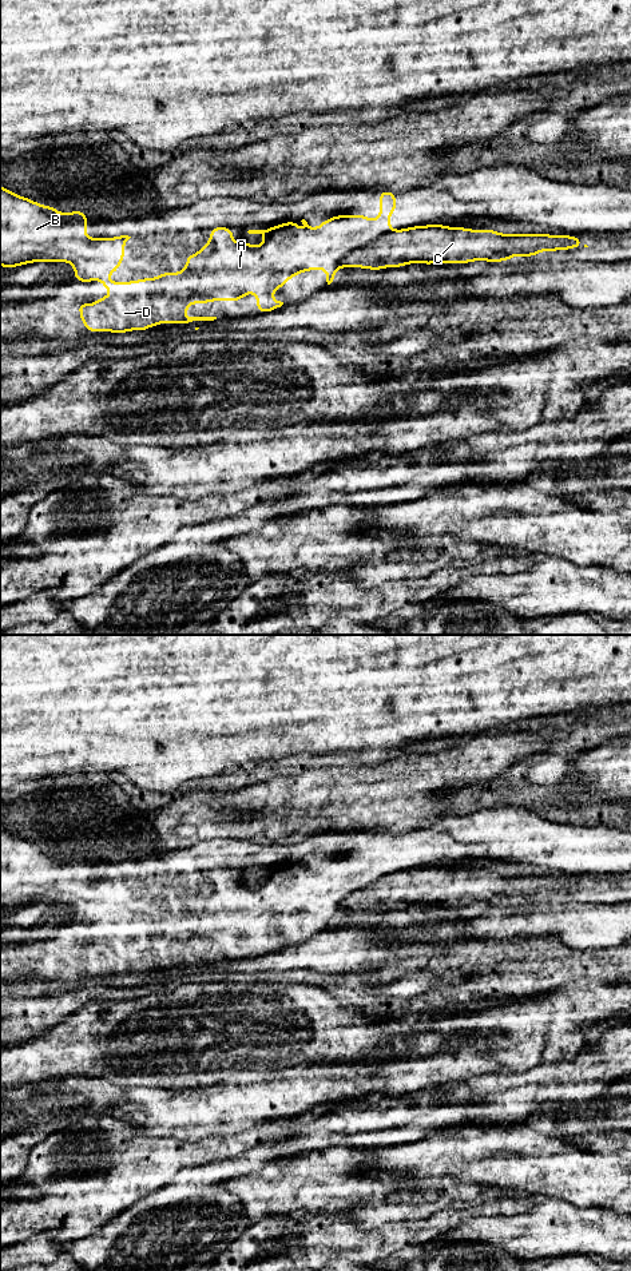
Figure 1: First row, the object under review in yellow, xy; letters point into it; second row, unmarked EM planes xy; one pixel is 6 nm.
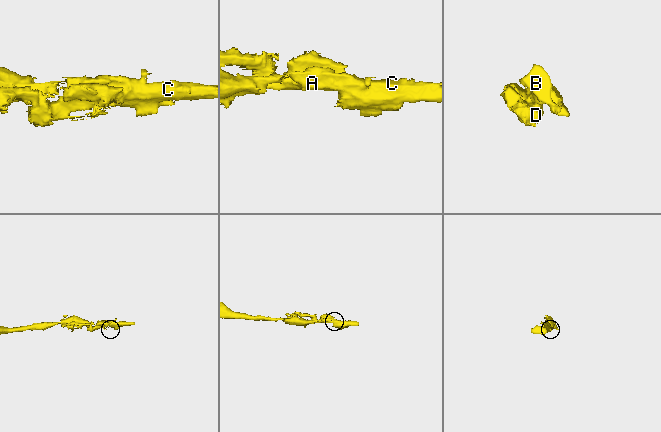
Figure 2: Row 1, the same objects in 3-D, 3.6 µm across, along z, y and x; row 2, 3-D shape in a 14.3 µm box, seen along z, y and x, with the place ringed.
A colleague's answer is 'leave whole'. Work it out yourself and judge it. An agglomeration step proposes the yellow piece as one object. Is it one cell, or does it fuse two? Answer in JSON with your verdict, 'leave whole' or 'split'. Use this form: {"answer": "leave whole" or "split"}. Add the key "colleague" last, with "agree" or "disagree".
{"answer": "split", "colleague": "disagree"}

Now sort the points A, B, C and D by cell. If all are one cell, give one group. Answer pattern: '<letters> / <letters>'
A B D / C

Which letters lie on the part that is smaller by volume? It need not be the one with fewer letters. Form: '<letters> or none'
C

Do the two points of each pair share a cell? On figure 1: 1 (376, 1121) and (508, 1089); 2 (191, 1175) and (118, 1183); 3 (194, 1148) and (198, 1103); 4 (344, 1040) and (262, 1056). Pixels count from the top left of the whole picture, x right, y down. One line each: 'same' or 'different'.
1: same
2: different
3: different
4: same

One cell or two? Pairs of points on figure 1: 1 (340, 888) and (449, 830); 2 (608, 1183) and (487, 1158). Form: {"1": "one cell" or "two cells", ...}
{"1": "one cell", "2": "one cell"}

